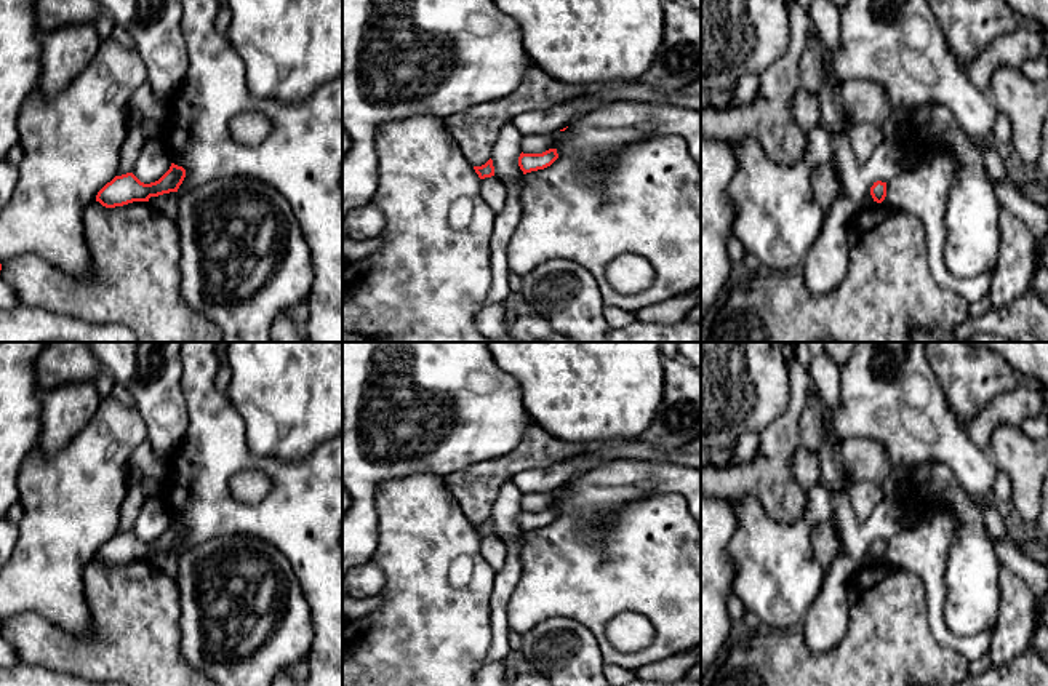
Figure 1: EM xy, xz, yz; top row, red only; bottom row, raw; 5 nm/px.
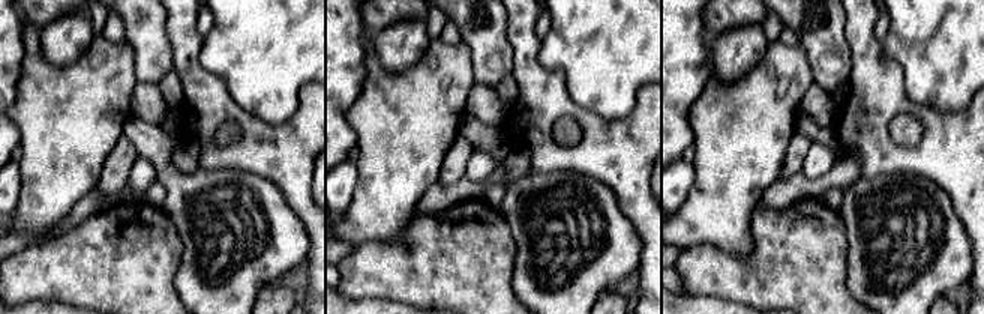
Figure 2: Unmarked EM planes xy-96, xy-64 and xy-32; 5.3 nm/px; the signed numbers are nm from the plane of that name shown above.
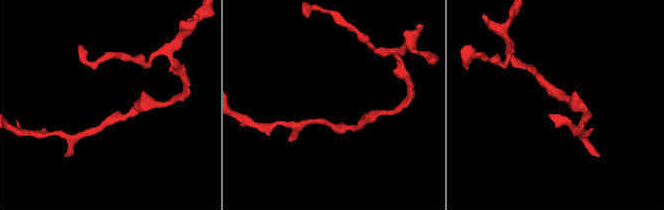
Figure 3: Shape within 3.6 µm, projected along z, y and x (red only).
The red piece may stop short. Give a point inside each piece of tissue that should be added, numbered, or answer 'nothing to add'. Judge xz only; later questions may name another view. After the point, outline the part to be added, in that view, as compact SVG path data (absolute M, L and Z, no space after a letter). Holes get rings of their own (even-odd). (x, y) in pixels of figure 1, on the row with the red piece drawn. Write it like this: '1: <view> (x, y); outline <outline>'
nothing to add

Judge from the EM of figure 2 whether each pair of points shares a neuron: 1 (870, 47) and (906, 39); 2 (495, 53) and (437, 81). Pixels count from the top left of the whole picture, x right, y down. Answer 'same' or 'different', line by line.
1: different
2: different

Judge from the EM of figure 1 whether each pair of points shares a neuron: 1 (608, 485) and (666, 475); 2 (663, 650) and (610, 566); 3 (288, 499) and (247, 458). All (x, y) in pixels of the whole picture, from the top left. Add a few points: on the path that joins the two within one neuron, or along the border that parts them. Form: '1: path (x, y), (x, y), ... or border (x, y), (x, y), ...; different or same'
1: path (623, 482), (652, 478); same
2: path (663, 629), (663, 619), (631, 587); same
3: path (288, 486), (268, 466), (260, 464); same

